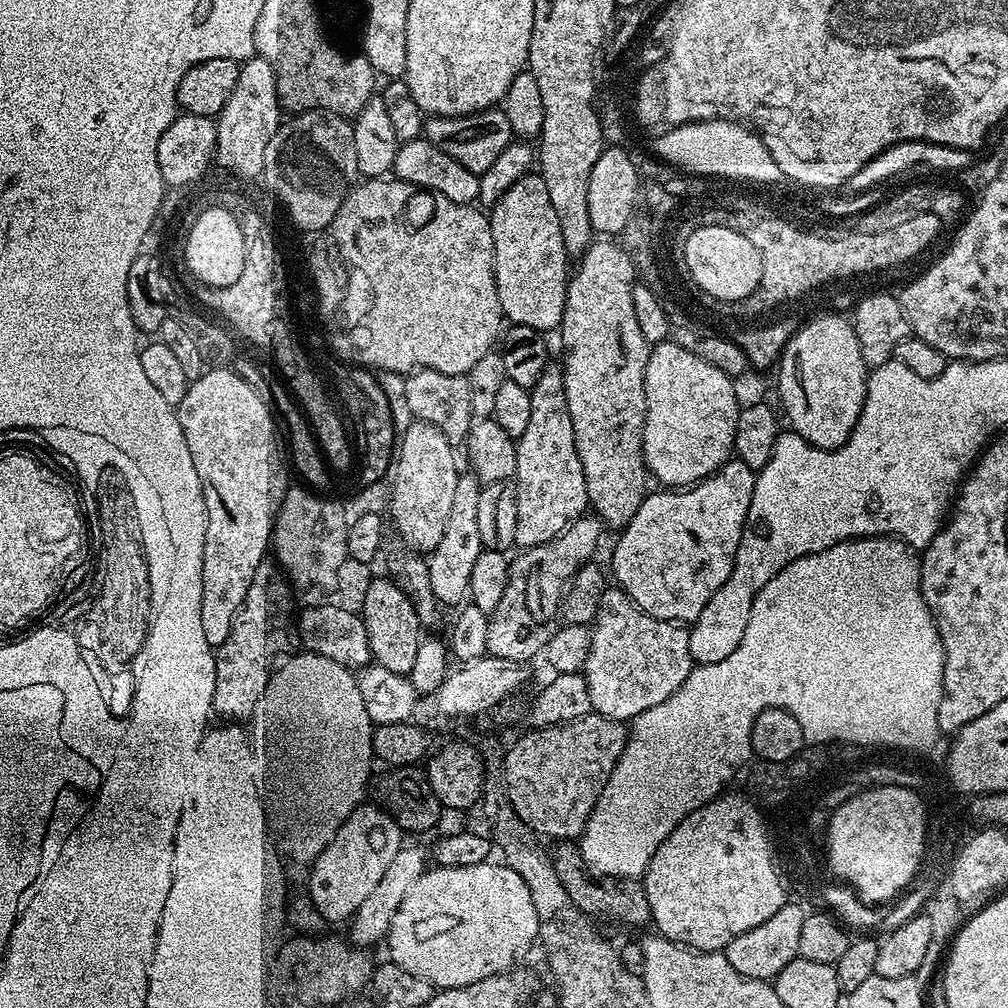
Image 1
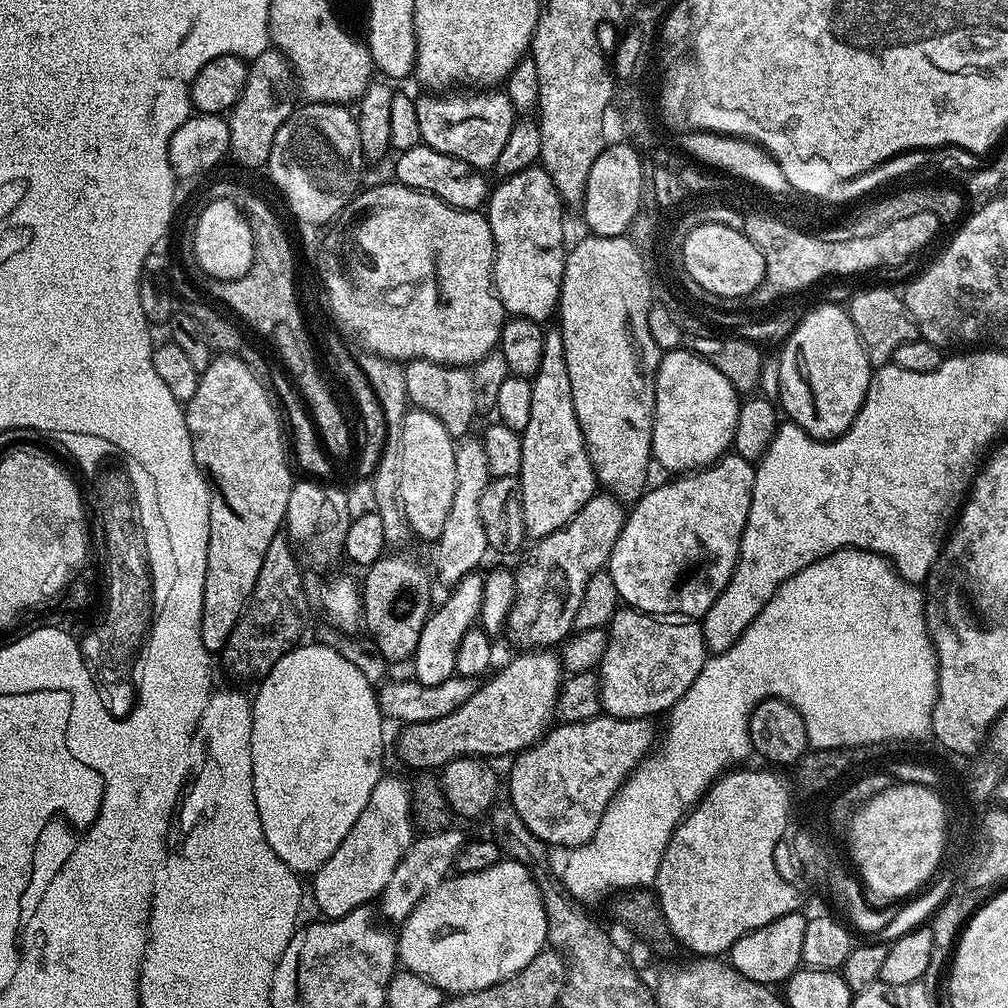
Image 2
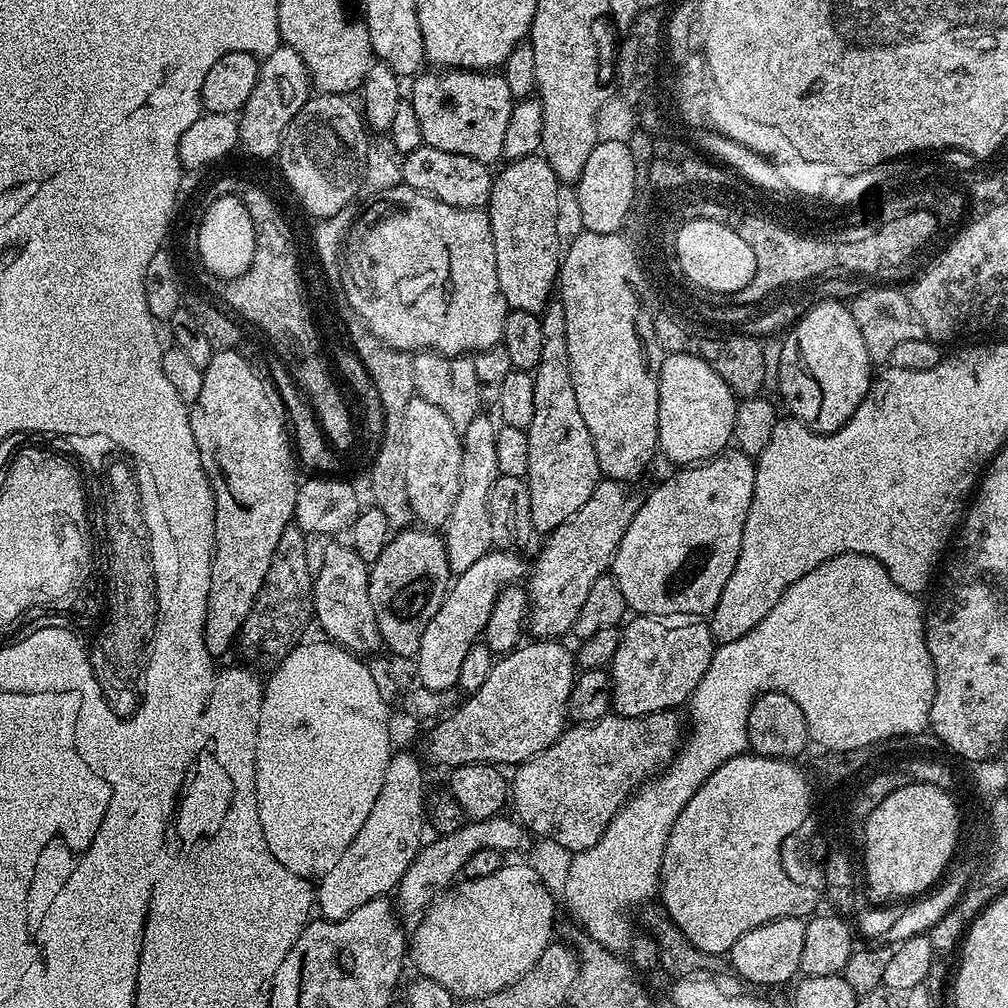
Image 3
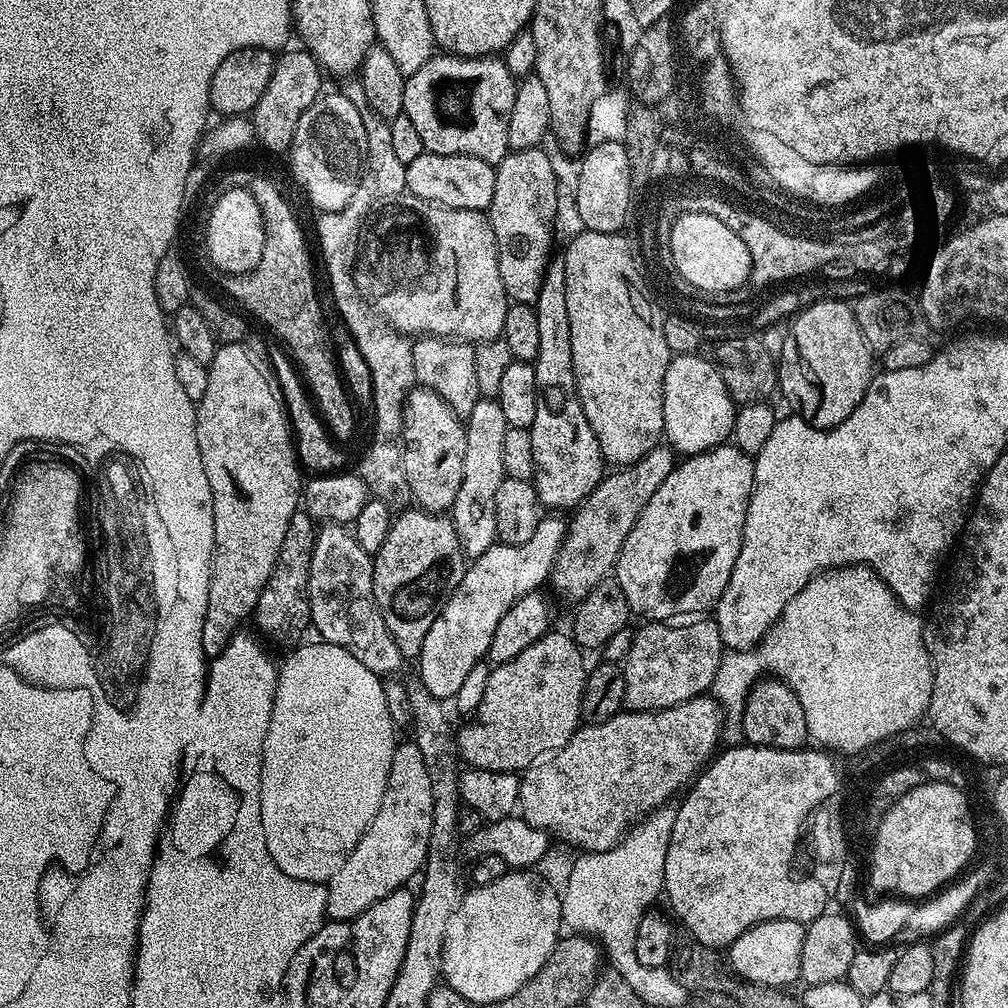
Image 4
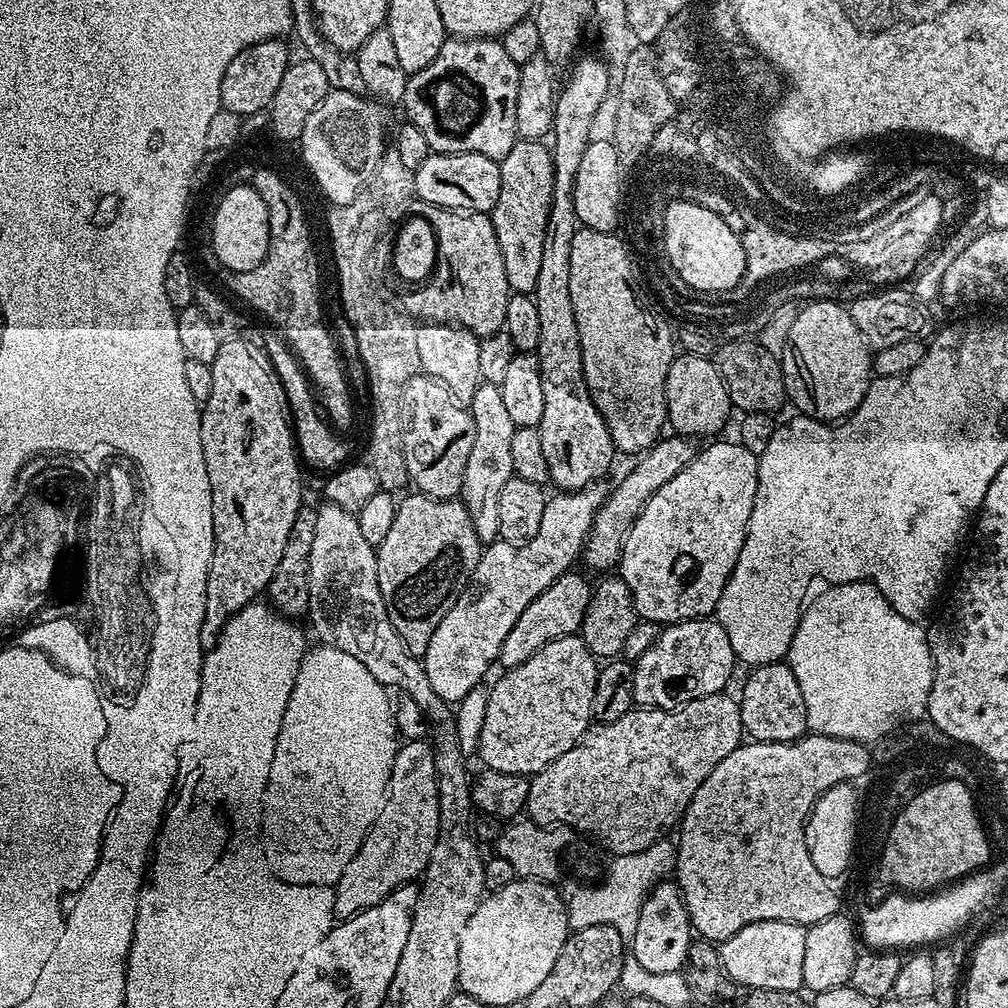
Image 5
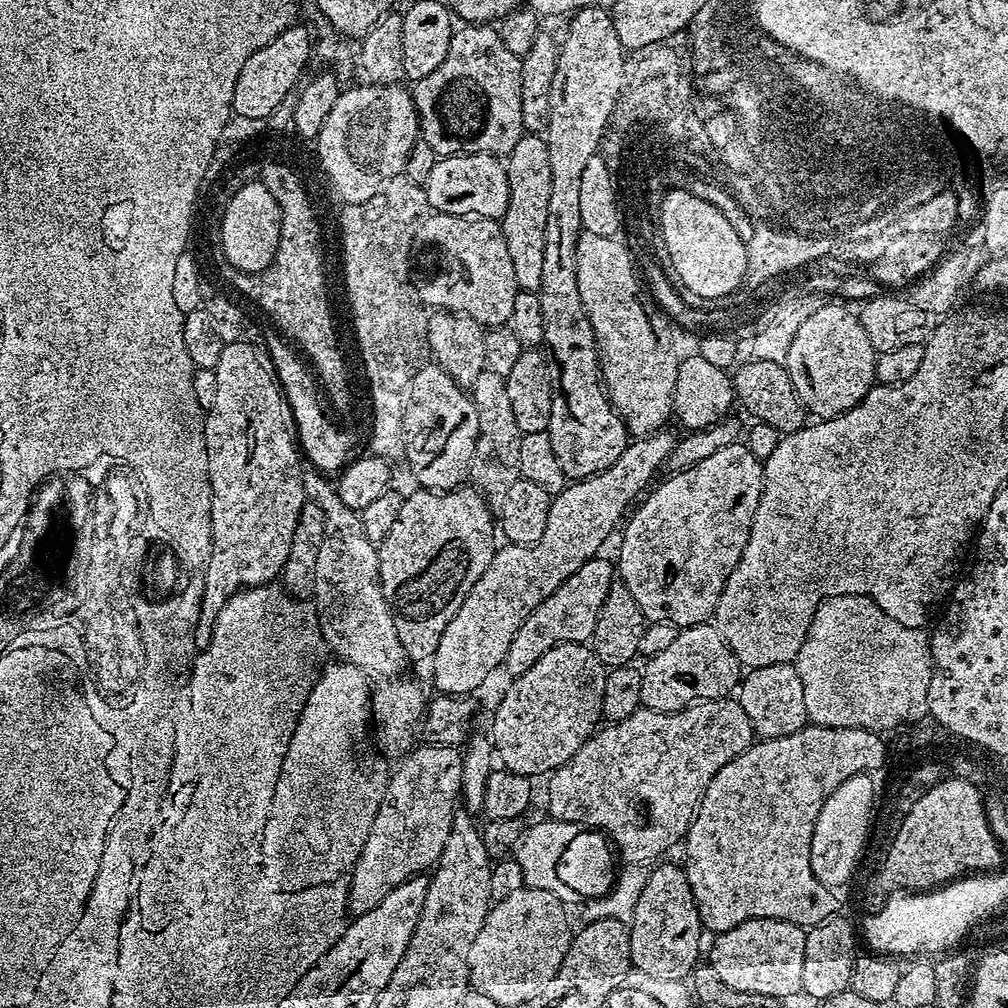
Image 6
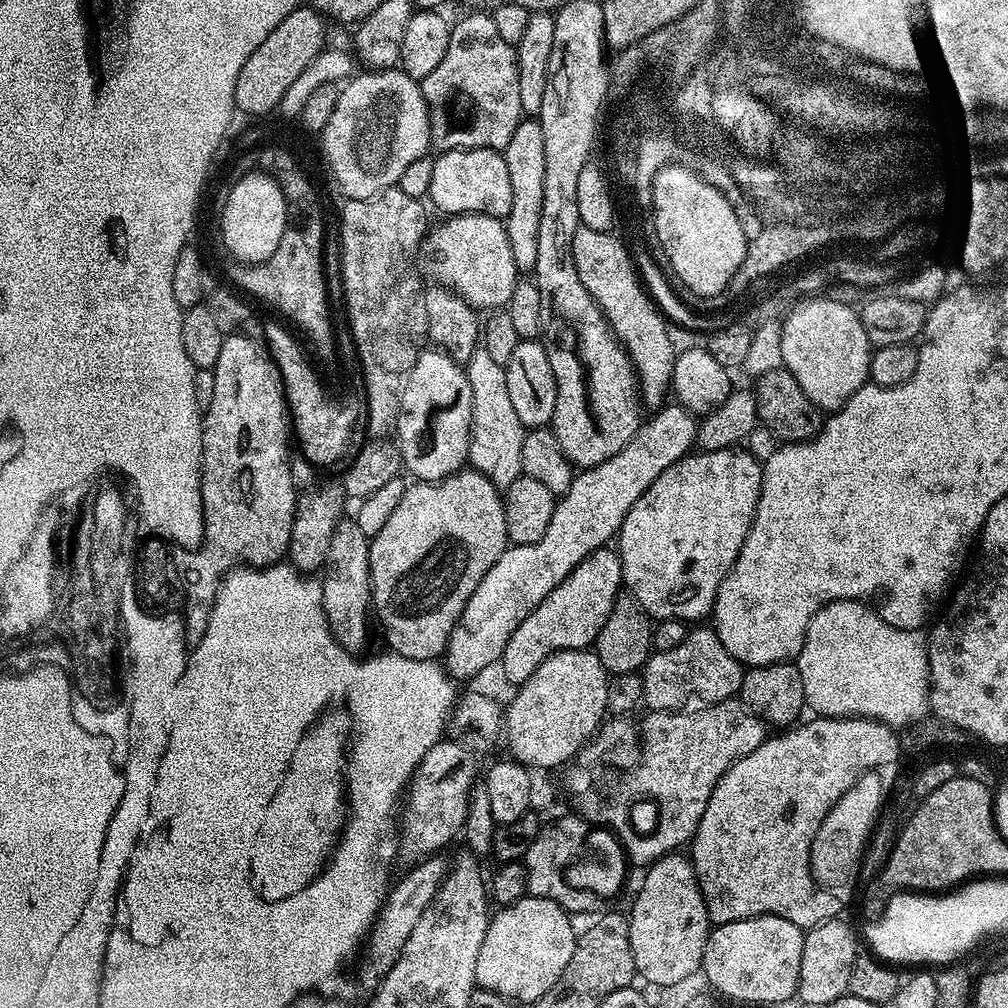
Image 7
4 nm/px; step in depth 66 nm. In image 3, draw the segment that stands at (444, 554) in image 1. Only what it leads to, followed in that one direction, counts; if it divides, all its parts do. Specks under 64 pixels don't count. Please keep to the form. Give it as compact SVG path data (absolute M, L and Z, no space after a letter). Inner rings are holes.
M481 414L466 426L461 435L462 462L460 463L460 489L458 498L454 498L454 510L450 510L450 518L442 529L444 545L446 546L446 558L448 559L448 571L459 574L470 570L478 558L493 551L490 538L490 510L486 502L490 498L490 486L499 478L498 462L494 447L497 421L491 420L487 414Z

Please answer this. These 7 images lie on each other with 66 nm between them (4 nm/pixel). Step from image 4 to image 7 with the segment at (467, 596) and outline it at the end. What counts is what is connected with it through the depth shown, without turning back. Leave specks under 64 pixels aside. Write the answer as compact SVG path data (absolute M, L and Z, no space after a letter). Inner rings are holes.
M675 402L665 403L655 409L651 415L649 420L647 417L641 423L634 438L630 438L630 442L626 442L622 450L618 450L598 466L585 468L573 475L570 490L557 499L554 518L550 518L550 526L546 526L546 534L542 534L538 543L517 544L505 548L498 562L494 562L494 566L486 570L474 594L470 594L448 639L448 650L444 653L442 660L449 677L457 681L458 679L468 680L471 676L486 671L495 660L497 663L506 650L506 642L510 642L510 634L518 630L518 626L536 609L542 602L542 598L546 598L550 590L558 587L591 552L597 552L599 548L605 547L609 543L608 539L611 536L613 539L619 533L626 514L630 514L634 502L642 498L642 494L654 483L658 474L666 471L671 464L678 463L683 456L689 455L696 439L697 417Z

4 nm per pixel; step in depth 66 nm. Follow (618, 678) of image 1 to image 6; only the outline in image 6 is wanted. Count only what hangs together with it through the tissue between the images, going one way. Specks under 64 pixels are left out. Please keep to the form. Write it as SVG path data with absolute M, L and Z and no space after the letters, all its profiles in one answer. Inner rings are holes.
M715 623L690 624L676 633L674 642L662 654L647 657L643 665L641 705L656 712L678 712L702 700L723 700L737 691L742 666L722 638Z

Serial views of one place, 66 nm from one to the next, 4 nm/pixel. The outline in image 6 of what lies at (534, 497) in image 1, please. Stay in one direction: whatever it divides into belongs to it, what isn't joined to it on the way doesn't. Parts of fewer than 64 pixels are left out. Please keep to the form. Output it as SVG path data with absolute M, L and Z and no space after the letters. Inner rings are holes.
M588 380L588 384L580 384L580 388L568 396L568 404L572 404L572 416L556 416L556 420L548 423L546 431L565 477L574 481L612 465L628 449L630 433L623 416L612 407L607 392L603 387L592 388L592 380Z

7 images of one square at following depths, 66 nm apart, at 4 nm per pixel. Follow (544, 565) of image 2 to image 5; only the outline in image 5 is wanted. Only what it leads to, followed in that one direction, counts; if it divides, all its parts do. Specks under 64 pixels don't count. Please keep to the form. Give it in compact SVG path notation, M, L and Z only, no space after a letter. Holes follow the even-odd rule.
M665 435L637 459L640 461L617 482L616 488L614 484L608 497L602 502L584 543L582 564L585 564L585 569L593 568L594 571L600 572L596 574L608 574L619 565L626 538L634 522L640 517L644 504L650 502L650 498L654 498L654 494L662 490L662 486L666 486L666 482L670 482L670 478L674 478L678 470L682 470L696 457L698 448L692 444L695 443L687 436Z

